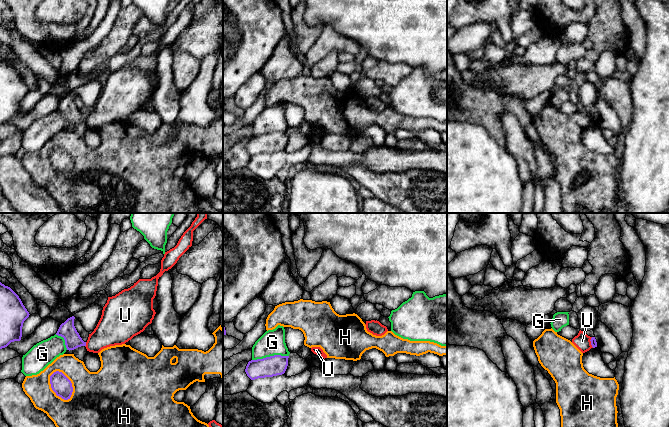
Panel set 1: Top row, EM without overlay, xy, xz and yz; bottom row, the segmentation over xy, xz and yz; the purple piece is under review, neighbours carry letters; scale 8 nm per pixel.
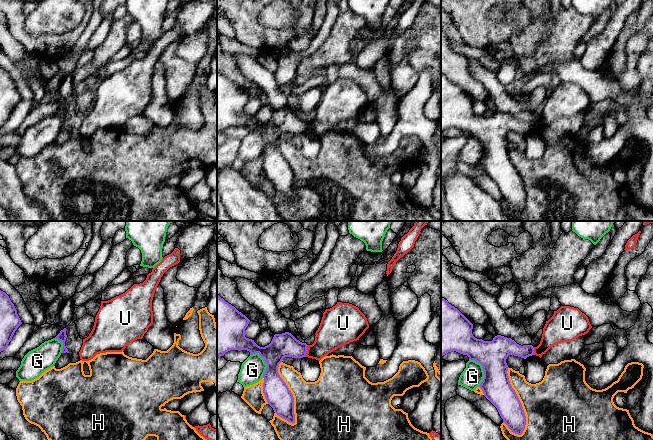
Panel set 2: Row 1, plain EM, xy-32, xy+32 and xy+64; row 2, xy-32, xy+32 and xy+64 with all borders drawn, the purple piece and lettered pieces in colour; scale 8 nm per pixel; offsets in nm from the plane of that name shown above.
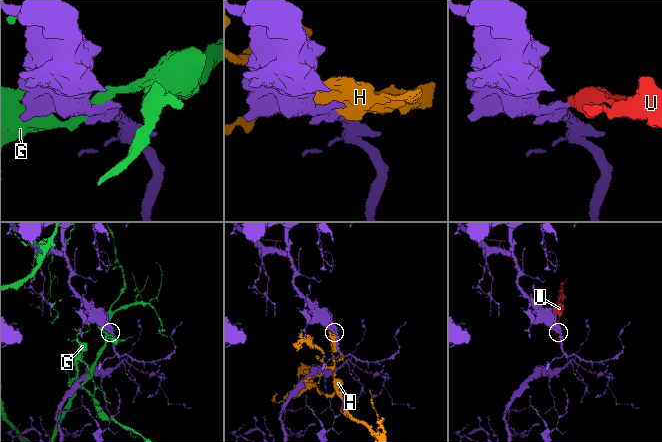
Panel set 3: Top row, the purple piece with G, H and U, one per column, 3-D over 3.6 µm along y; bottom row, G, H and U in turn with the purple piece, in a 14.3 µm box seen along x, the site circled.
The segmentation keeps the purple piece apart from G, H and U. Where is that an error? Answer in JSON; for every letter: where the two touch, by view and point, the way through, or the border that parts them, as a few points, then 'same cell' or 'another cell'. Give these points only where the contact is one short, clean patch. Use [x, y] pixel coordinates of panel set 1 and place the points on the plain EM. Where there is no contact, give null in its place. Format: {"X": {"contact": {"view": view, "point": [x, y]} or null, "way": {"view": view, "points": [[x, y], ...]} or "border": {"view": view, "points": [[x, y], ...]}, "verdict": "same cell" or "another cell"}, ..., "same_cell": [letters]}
{"G": {"contact": {"view": "xz", "point": [270, 132]}, "verdict": "another cell"}, "H": {"contact": {"view": "xy", "point": [71, 160]}, "verdict": "another cell"}, "U": {"contact": {"view": "xy", "point": [85, 120]}, "border": {"view": "xy", "points": [[86, 118], [85, 122]]}, "verdict": "another cell"}, "same_cell": []}

